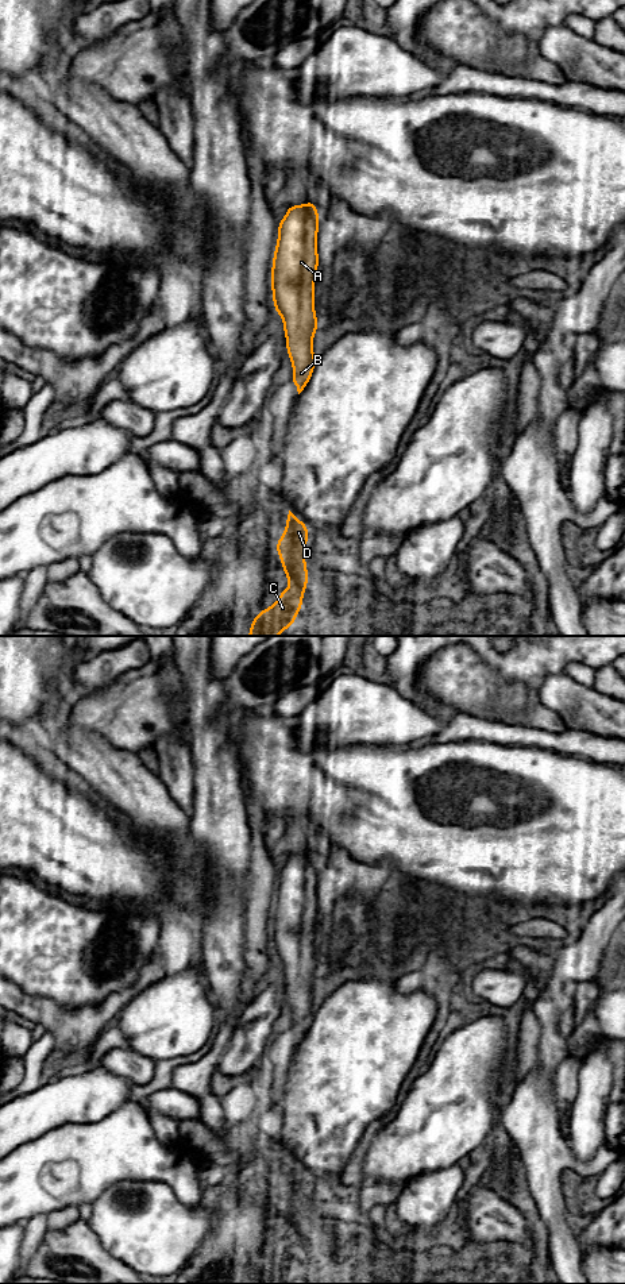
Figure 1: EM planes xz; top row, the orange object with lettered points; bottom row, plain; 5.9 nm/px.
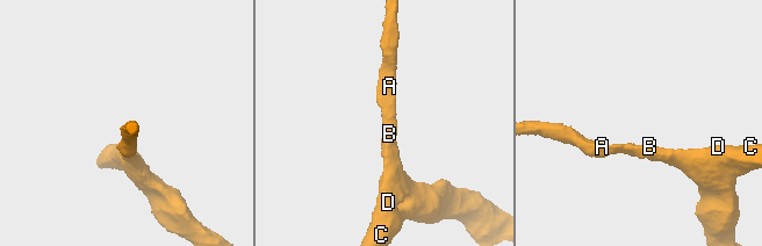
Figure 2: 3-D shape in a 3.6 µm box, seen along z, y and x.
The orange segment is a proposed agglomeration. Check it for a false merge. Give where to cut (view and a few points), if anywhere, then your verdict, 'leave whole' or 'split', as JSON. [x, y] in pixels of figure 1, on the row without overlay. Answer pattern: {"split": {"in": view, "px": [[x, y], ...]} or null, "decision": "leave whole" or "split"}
{"split": null, "decision": "leave whole"}

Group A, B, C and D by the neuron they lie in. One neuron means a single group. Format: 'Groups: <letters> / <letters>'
Groups: A B C D

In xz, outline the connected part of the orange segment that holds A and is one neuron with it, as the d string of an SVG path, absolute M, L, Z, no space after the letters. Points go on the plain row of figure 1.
M312 849L289 855L279 870L271 917L273 949L283 968L288 1003L293 1013L292 1029L298 1042L310 1027L317 1007L312 994L317 979L317 876L319 860Z

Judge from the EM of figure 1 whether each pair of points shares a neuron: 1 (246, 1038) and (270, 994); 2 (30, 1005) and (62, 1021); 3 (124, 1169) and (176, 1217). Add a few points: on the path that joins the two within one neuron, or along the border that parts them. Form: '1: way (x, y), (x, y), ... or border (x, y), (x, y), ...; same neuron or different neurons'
1: way (254, 1028), (263, 1010), (263, 1005); same neuron
2: way (38, 1010), (54, 1018); same neuron
3: border (166, 1183), (155, 1180), (118, 1180), (105, 1190); different neurons

